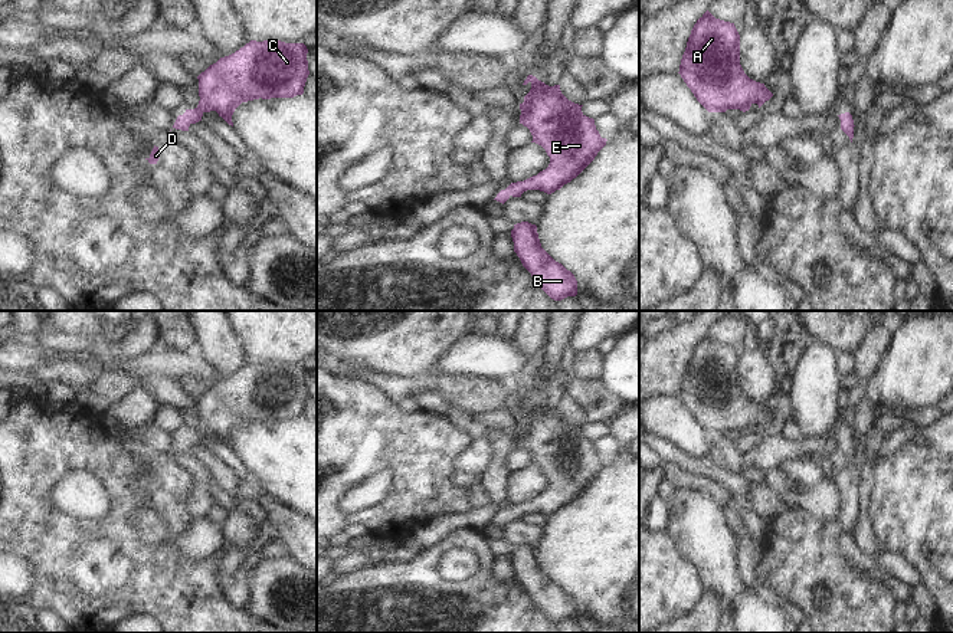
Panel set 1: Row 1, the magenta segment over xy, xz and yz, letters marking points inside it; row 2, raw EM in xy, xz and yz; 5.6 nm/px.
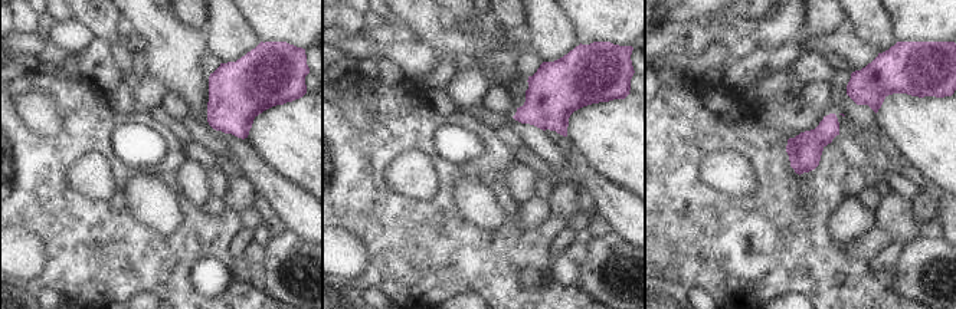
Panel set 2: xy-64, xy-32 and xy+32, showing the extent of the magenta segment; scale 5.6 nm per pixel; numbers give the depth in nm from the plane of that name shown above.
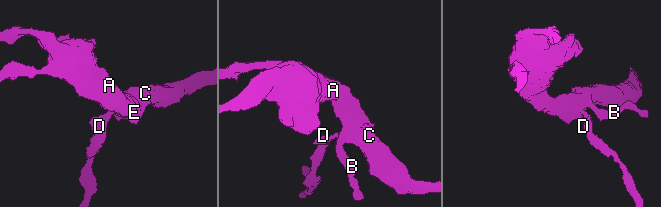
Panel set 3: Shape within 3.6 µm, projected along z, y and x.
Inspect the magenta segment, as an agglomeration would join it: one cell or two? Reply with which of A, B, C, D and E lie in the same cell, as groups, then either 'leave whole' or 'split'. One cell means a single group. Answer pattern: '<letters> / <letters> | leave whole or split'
A B C D E | leave whole

